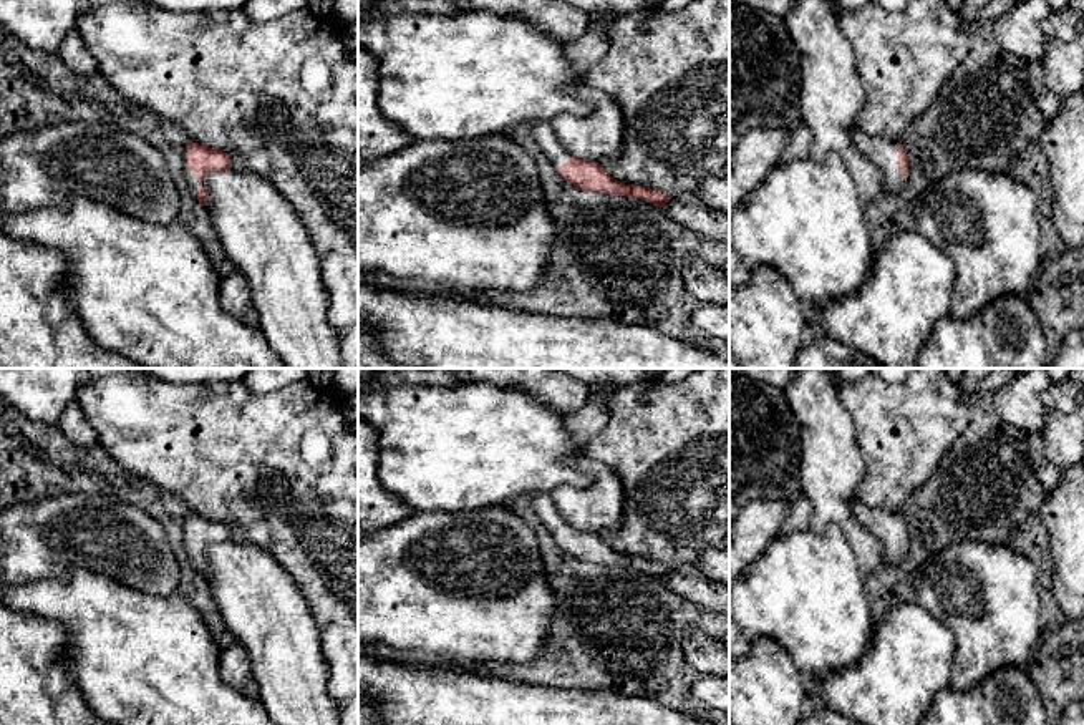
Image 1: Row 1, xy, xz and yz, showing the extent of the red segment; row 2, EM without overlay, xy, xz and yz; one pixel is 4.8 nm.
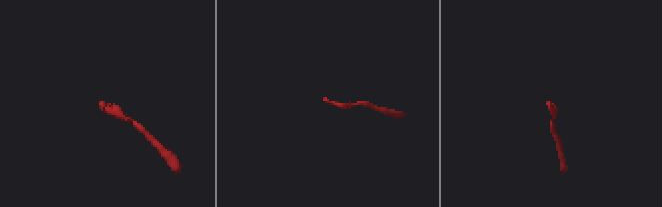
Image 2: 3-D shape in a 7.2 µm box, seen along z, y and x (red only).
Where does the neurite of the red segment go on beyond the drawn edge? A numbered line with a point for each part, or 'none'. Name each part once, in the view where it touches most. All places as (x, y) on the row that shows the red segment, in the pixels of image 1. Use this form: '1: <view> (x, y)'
1: xy (194, 184)

